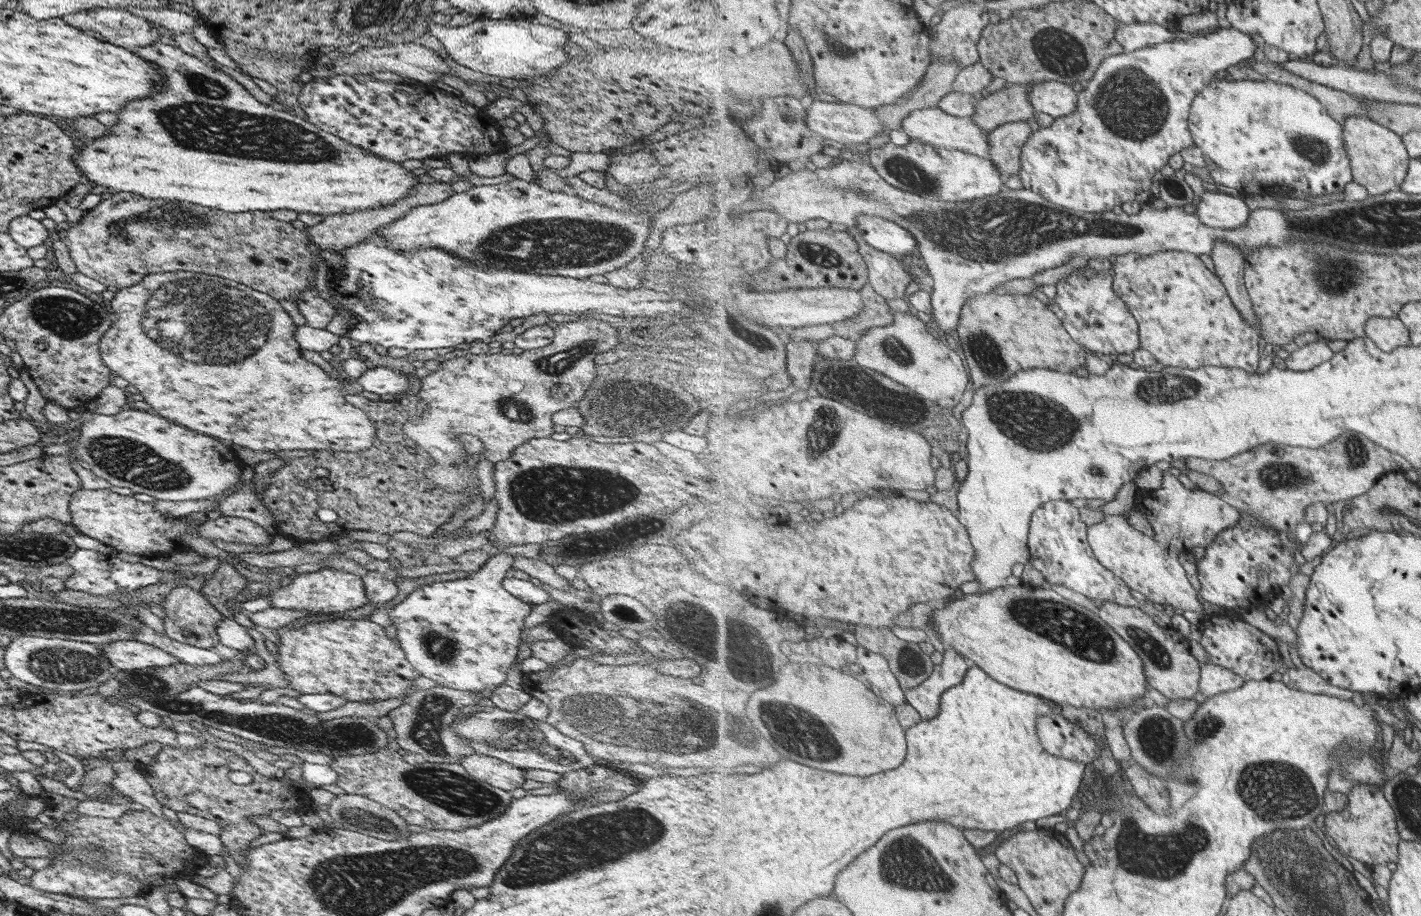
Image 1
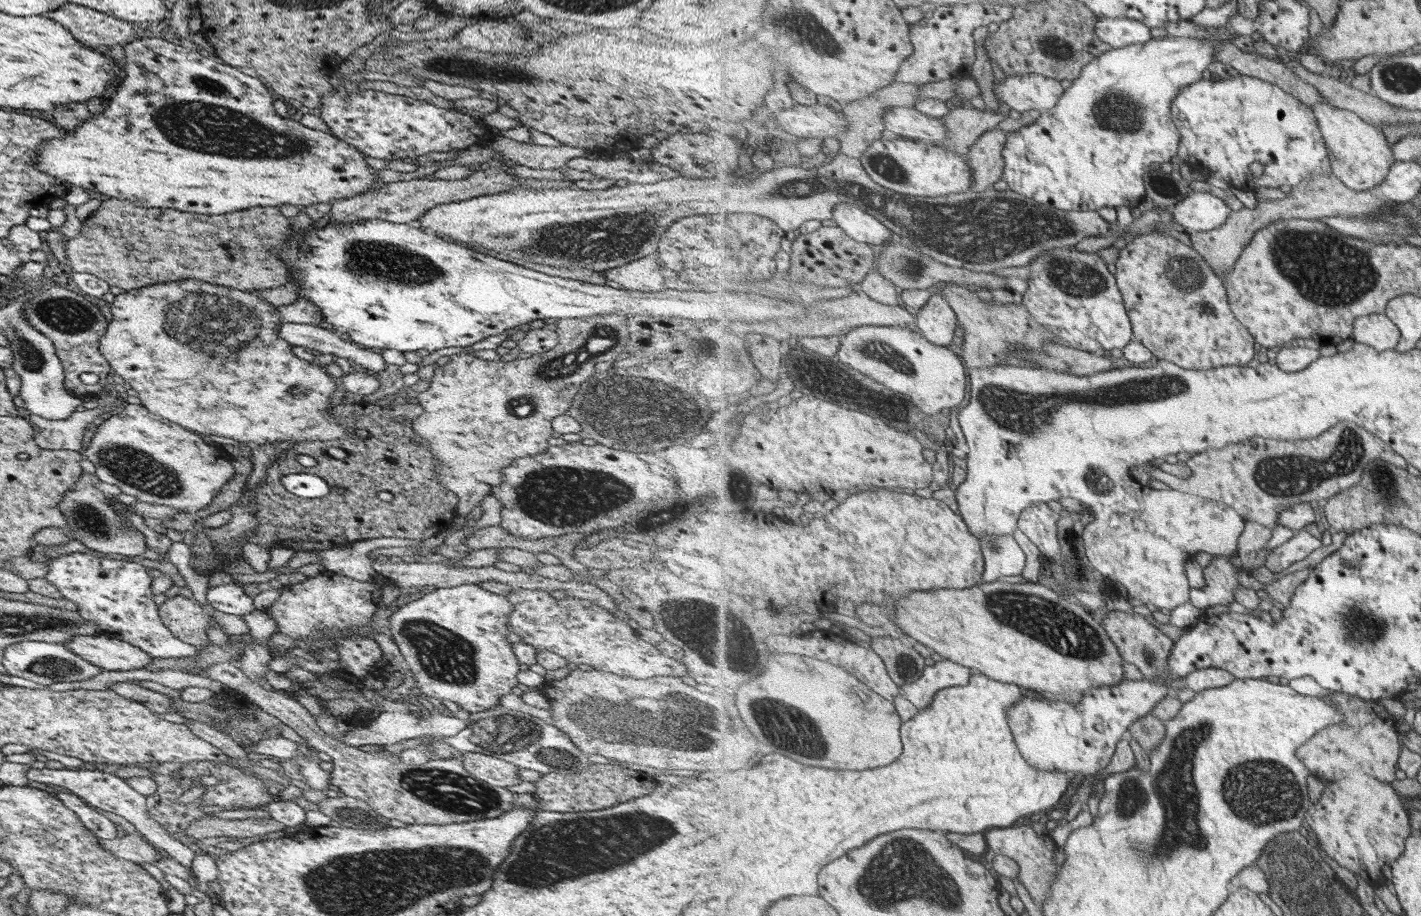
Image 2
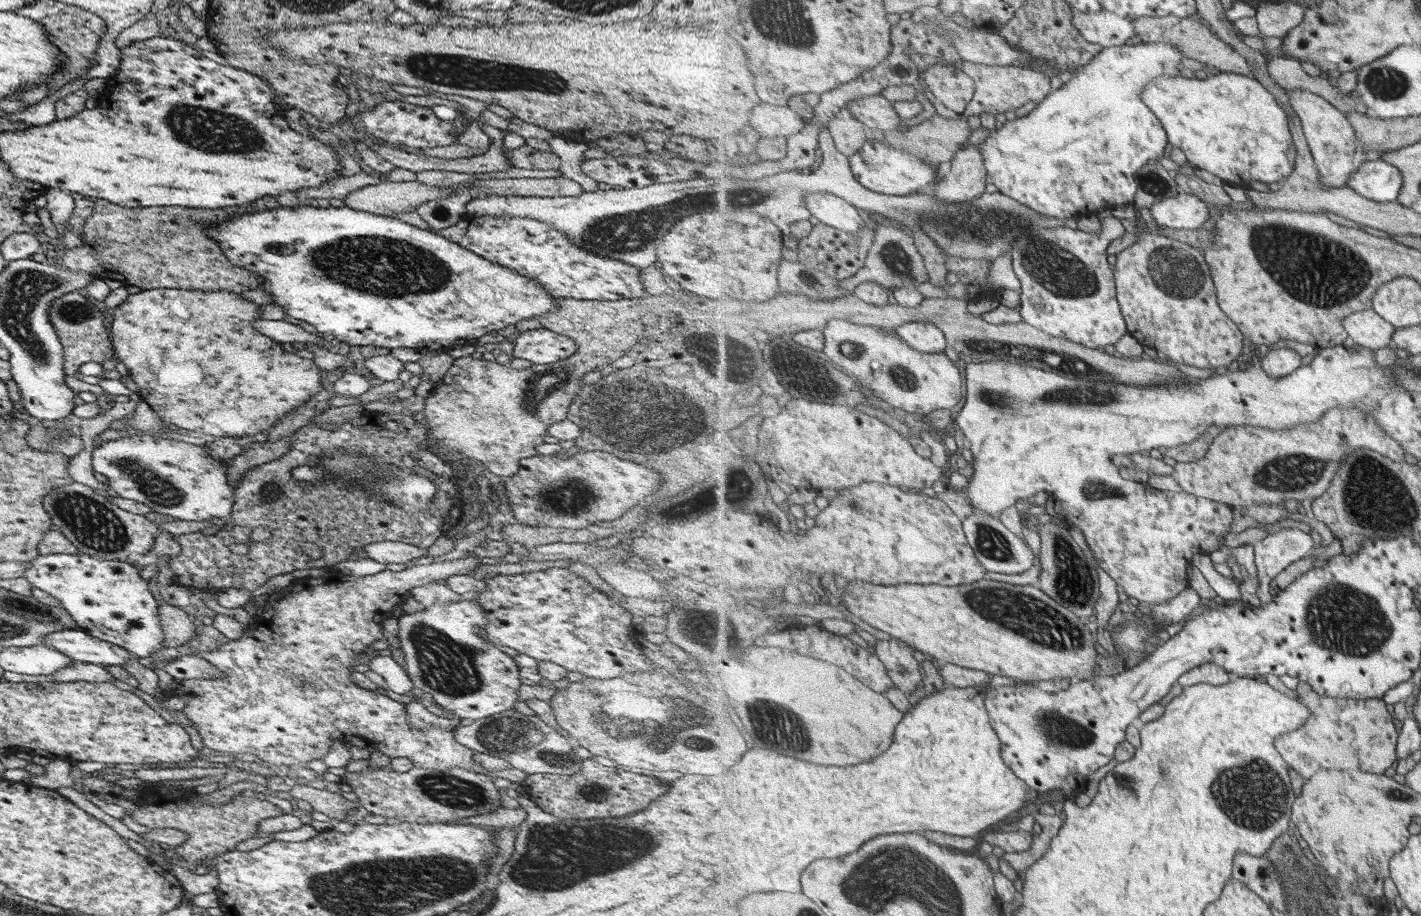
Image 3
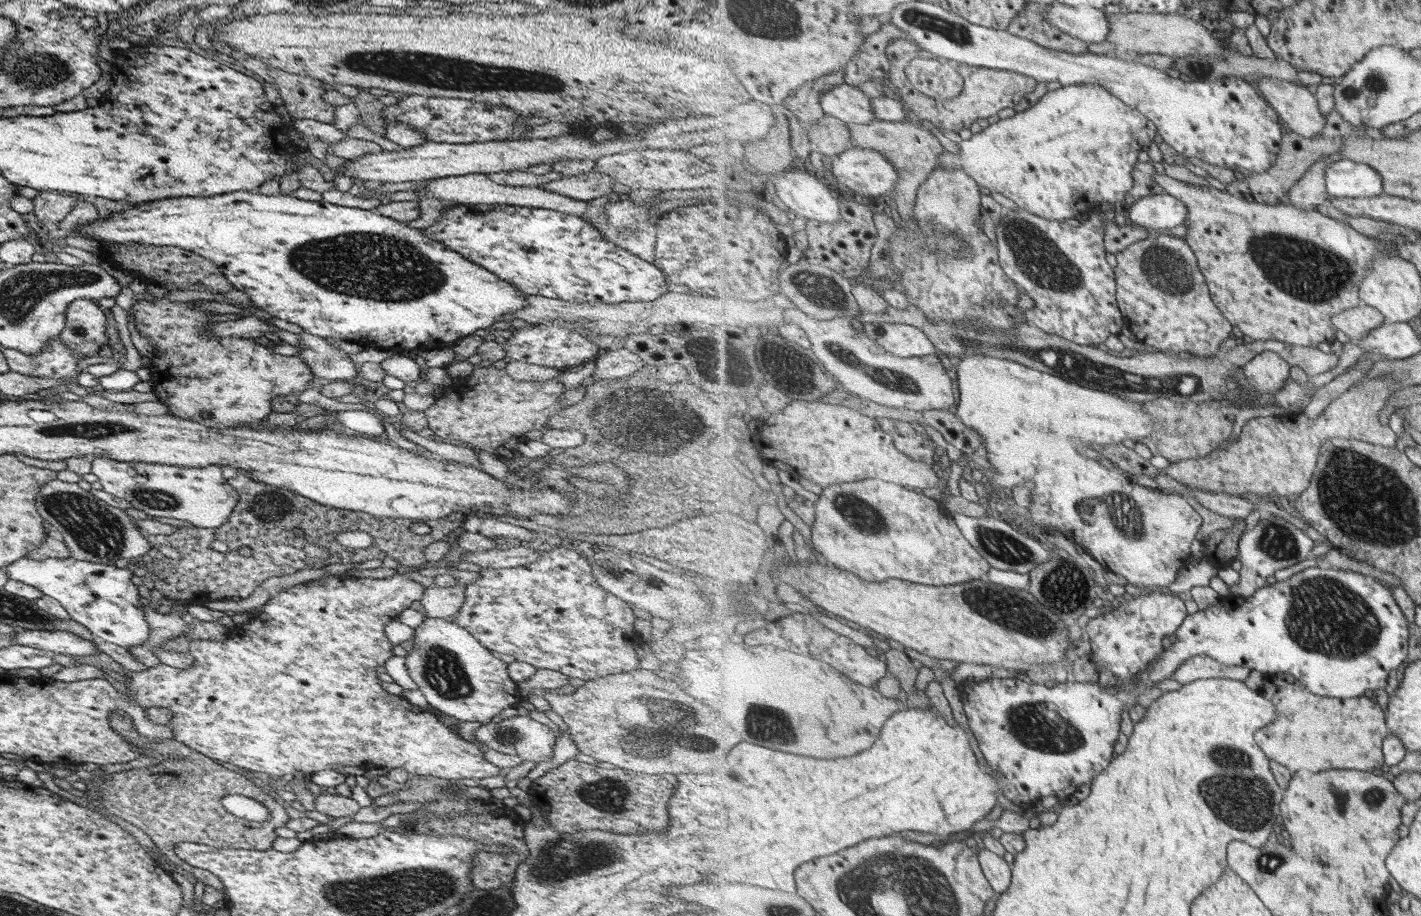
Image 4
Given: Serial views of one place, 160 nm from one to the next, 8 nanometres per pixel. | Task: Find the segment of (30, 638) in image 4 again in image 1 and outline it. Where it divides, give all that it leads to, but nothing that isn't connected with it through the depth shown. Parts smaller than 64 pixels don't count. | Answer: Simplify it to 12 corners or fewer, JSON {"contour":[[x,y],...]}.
{"contour":[[133,639],[100,649],[113,671],[166,667],[177,657]]}

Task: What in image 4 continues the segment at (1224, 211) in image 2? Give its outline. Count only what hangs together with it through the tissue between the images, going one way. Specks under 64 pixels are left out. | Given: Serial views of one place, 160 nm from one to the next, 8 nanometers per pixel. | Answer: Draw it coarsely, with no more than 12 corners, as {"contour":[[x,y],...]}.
{"contour":[[1172,194],[1144,196],[1126,207],[1139,227],[1177,228],[1189,207]]}

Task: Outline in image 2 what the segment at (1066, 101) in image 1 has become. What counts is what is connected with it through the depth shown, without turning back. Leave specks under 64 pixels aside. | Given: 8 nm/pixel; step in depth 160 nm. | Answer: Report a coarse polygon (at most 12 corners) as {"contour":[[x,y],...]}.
{"contour":[[1007,74],[993,92],[1019,113],[1055,108],[1060,80]]}

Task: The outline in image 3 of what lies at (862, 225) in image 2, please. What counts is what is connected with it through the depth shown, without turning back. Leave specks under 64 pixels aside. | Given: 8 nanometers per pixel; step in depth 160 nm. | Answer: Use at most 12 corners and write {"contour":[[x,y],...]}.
{"contour":[[810,192],[806,201],[819,222],[856,233],[860,209],[839,196]]}

